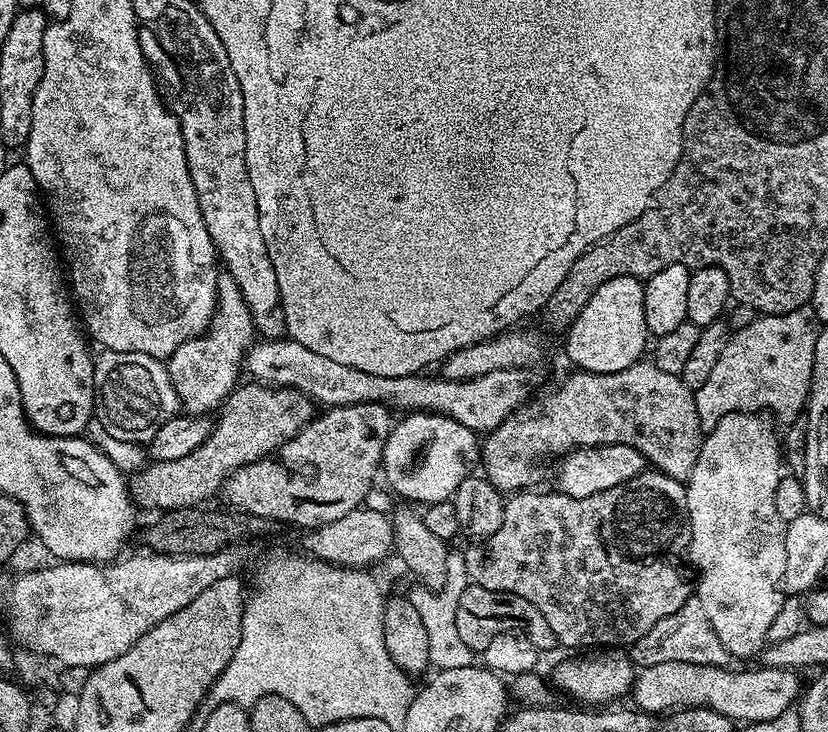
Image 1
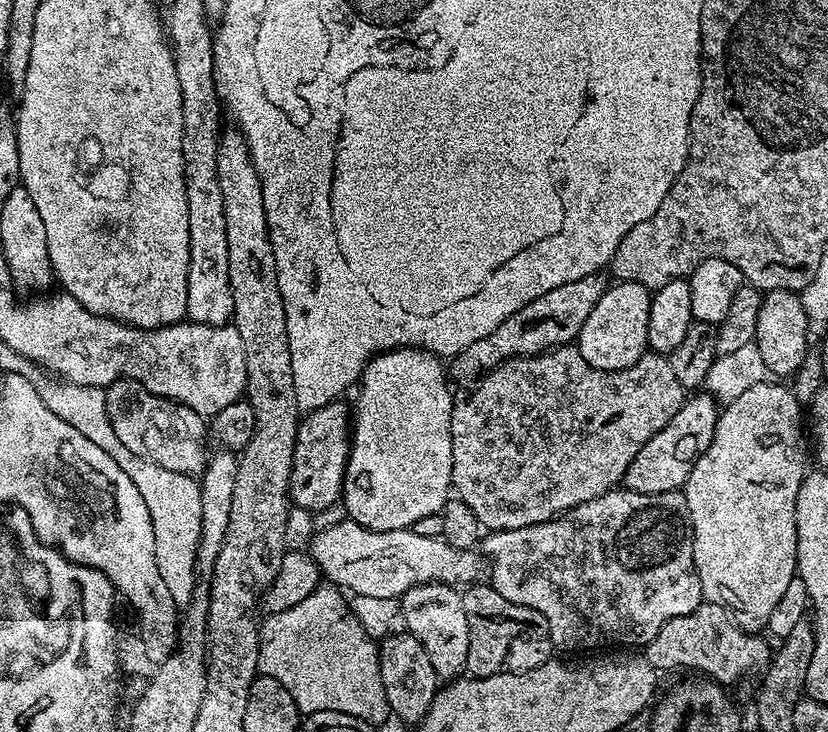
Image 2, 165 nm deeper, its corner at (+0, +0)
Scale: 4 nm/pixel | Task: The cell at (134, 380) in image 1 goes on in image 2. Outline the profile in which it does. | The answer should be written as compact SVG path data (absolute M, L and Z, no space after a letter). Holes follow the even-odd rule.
M116 380L105 391L106 412L114 433L127 449L166 470L199 477L206 463L206 420L185 404L156 396L137 380Z

